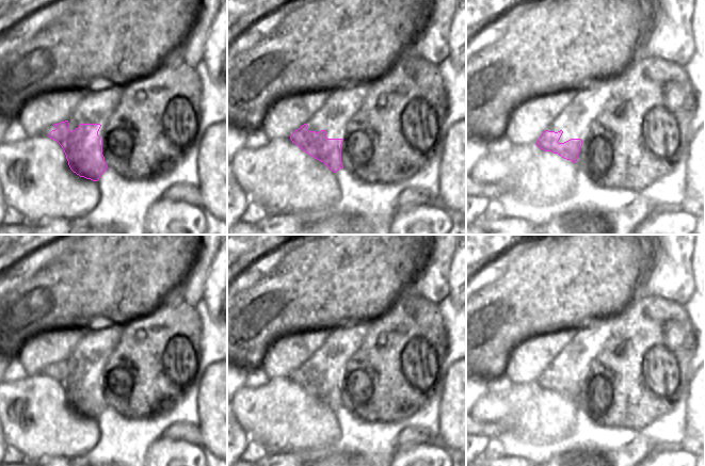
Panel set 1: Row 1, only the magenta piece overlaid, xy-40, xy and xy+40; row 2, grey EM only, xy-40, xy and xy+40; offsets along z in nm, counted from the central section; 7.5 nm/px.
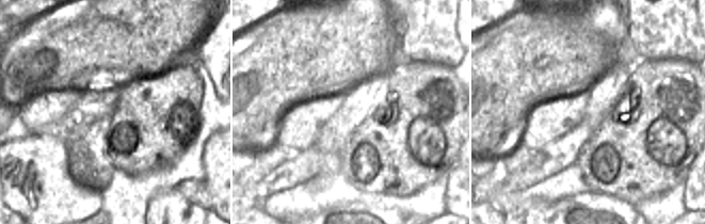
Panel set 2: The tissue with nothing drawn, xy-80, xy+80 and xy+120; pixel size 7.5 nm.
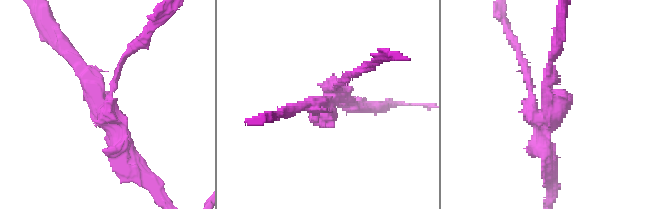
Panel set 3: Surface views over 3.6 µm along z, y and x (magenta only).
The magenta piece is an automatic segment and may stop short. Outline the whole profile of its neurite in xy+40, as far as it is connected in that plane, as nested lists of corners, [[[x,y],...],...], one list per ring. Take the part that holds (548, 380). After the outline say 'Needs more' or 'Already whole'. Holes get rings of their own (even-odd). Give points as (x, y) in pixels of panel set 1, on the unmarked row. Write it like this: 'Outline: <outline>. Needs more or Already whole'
Outline: [[[545,369],[535,384],[545,390],[558,392],[576,402],[583,381],[581,377],[571,377],[564,382],[559,382],[562,372],[562,369],[558,371]]]. Already whole

